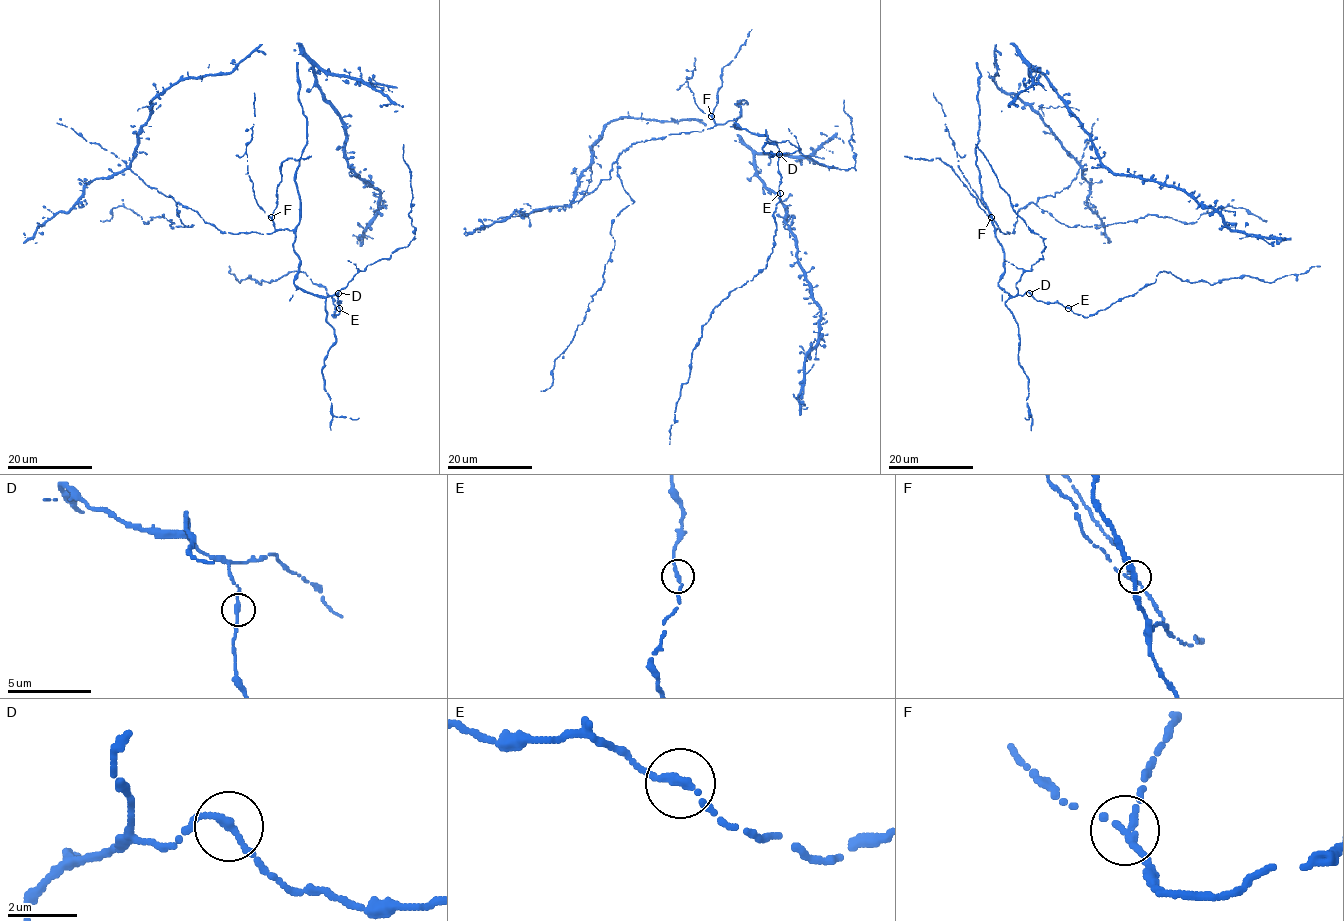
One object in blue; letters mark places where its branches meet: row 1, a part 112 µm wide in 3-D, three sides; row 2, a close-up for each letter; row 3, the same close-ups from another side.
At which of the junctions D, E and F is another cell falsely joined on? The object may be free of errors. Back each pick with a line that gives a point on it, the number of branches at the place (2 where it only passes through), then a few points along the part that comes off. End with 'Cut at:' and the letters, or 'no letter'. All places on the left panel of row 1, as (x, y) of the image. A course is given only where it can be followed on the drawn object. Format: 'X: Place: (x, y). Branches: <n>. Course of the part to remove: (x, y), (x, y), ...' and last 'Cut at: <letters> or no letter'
Cut at: no letter

